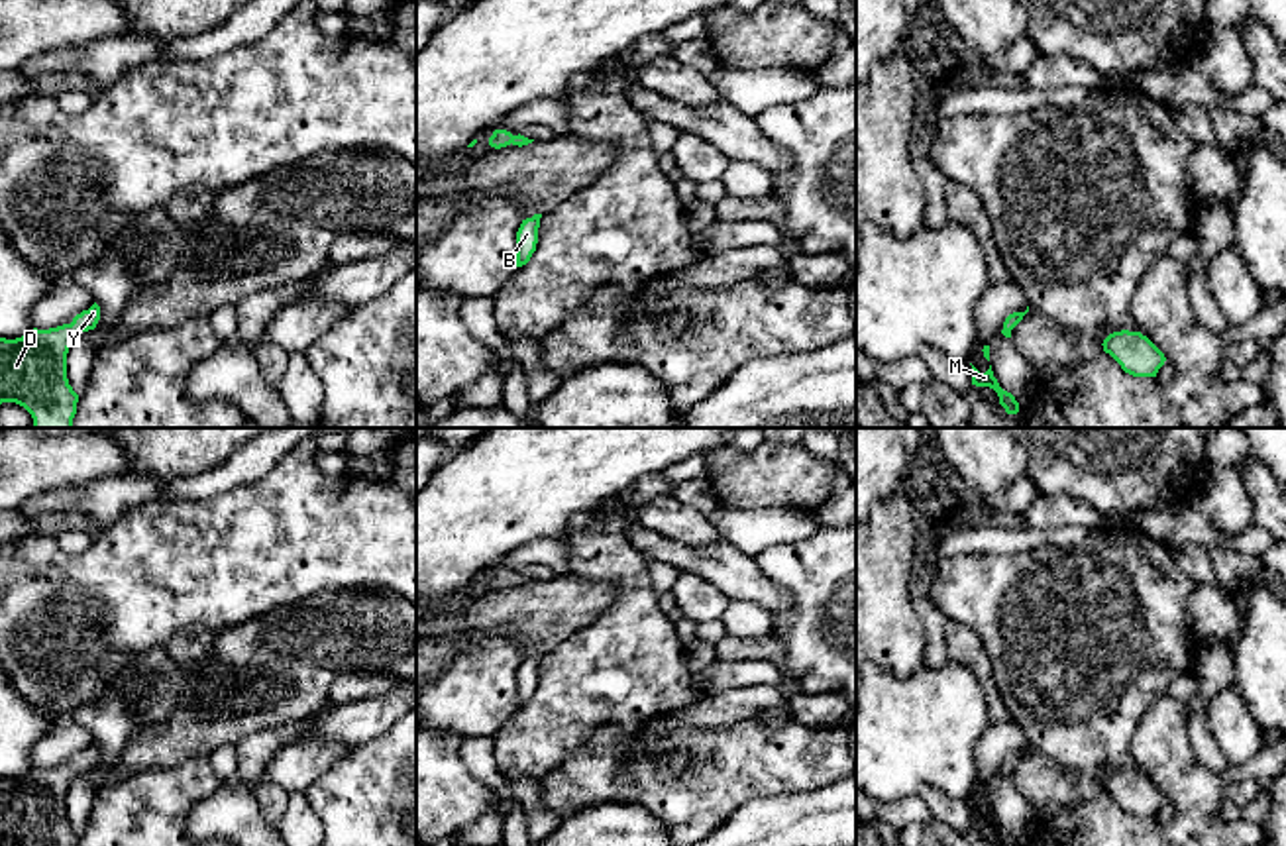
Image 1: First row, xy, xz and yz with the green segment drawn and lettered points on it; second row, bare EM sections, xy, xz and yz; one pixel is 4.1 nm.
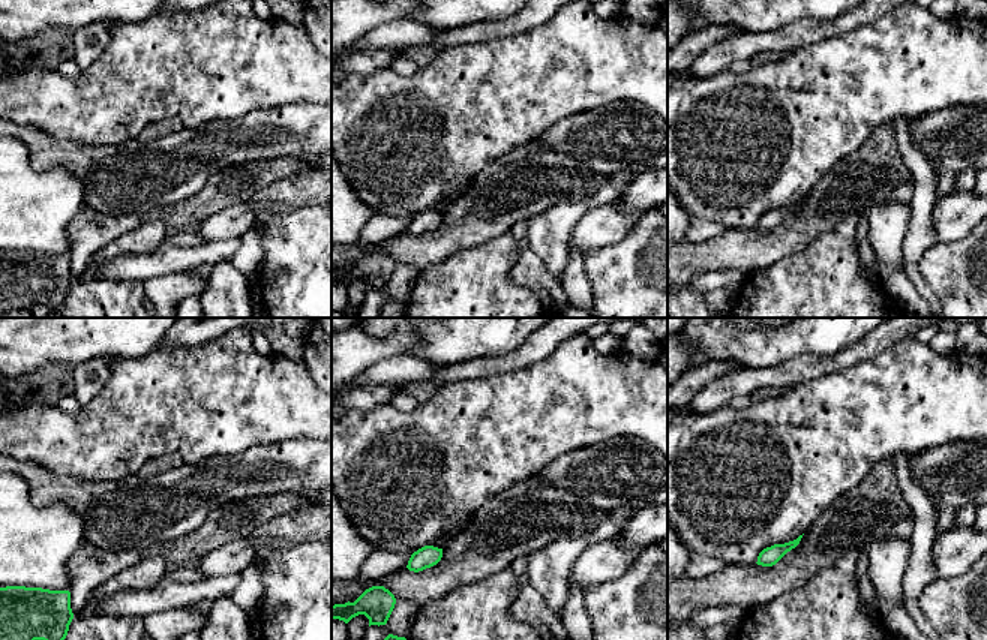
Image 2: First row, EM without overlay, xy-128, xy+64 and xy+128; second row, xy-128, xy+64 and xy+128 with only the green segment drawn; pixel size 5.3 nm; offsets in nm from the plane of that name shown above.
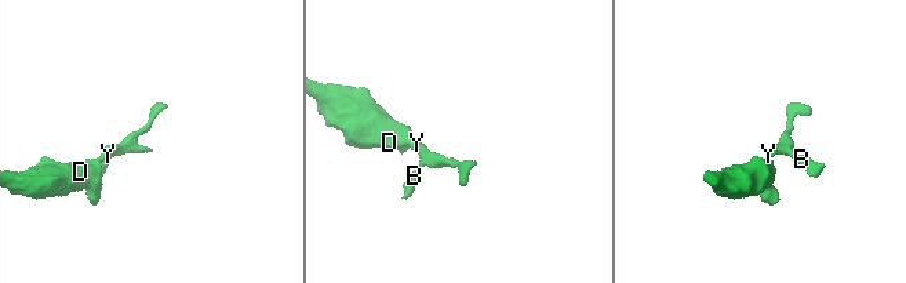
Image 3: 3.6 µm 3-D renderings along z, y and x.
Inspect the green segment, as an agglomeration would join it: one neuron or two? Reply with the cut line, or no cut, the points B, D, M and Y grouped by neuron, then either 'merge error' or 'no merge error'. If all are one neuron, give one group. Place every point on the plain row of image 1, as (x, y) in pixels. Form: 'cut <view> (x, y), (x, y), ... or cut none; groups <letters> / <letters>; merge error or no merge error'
cut none; groups B D M Y; no merge error

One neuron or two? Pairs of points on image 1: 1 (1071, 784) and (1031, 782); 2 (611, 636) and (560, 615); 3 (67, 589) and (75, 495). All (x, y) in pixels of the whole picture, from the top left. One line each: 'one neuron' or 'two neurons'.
1: one neuron
2: two neurons
3: two neurons

